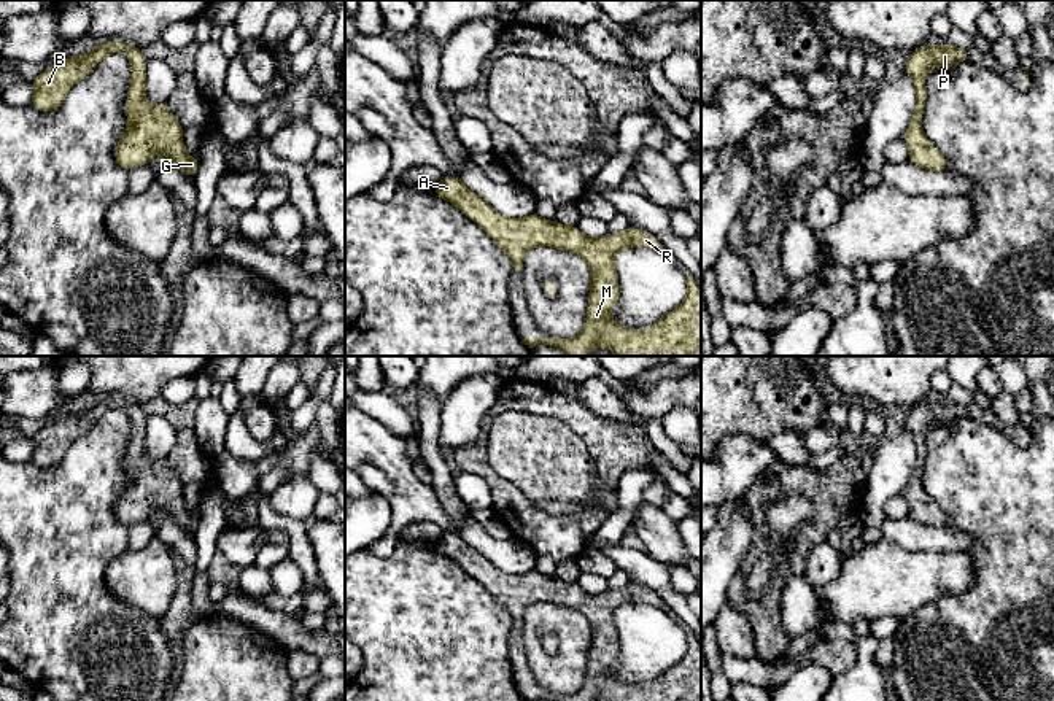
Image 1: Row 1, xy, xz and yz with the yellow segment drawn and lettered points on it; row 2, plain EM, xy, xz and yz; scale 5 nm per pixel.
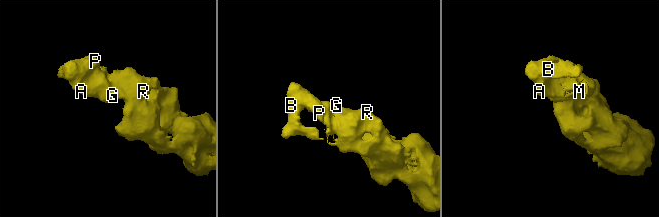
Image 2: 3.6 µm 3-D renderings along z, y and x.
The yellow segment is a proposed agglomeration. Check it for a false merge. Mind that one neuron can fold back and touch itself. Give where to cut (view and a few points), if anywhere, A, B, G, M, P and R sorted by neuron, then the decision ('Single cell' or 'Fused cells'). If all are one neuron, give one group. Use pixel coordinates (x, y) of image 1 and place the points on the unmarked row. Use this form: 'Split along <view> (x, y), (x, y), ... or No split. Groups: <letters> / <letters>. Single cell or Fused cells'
No split. Groups: A B G M P R. Single cell

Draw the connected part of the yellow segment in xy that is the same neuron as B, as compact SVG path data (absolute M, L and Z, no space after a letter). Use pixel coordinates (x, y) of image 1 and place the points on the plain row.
M113 396L99 401L91 409L59 416L32 437L32 463L43 469L60 464L67 448L83 432L87 432L95 420L116 407L127 410L132 436L124 461L129 483L114 502L114 517L129 528L135 521L148 521L156 510L165 510L181 529L192 534L199 525L199 515L192 515L186 509L183 501L184 485L169 467L165 458L149 459L145 455L146 416L137 402Z

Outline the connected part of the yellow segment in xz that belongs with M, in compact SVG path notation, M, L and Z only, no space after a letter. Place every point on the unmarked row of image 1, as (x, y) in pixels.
M444 533L436 550L456 561L479 580L509 612L512 626L523 629L528 606L553 602L579 610L590 623L587 677L574 695L545 691L523 695L525 701L701 701L701 642L687 629L687 653L666 672L645 685L623 684L607 672L620 653L614 614L623 604L644 604L665 609L663 599L636 583L587 593L577 582L569 583L533 569L526 574L506 574L472 548L459 534Z

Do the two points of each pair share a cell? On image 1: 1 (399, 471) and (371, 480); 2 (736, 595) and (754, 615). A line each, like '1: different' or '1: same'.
1: different
2: same

